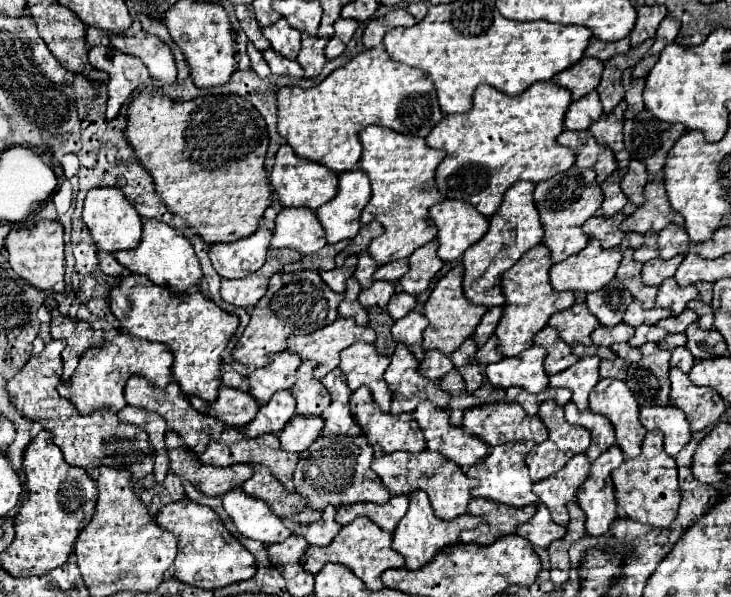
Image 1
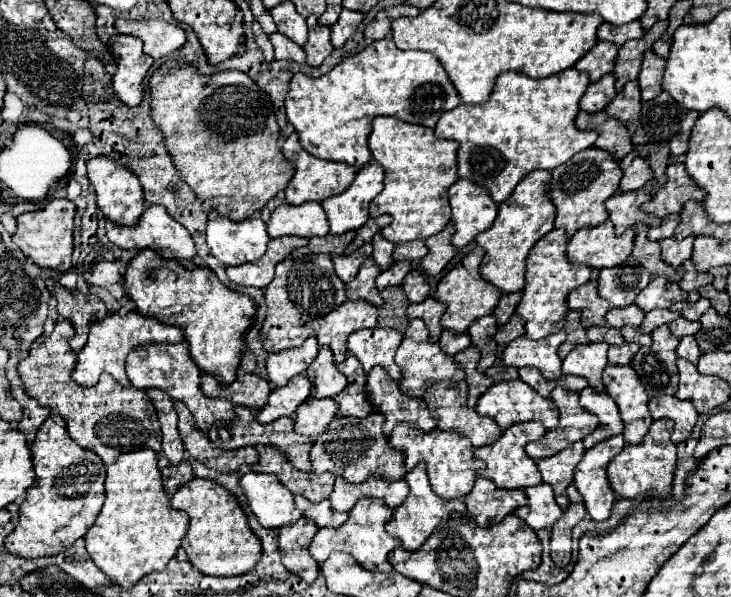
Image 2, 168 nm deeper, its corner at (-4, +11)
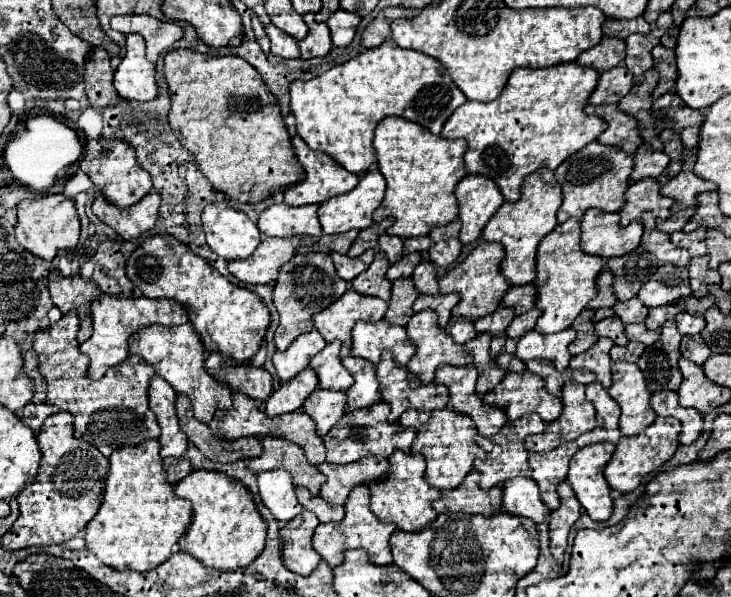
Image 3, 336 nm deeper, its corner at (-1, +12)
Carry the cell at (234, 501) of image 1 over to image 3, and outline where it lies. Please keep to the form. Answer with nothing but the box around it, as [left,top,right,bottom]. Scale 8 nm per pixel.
[257,470,303,524]

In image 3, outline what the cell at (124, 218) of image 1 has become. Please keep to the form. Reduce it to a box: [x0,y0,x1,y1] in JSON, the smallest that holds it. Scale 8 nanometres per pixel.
[79,138,151,208]

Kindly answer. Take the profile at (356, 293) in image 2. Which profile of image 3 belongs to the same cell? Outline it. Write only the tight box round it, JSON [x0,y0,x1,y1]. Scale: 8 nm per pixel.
[351,252,391,300]

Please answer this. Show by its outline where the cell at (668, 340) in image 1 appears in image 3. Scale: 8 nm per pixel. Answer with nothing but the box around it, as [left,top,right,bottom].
[675,312,705,336]

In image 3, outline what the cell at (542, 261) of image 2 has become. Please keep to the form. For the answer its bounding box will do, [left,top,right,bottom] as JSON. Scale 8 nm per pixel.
[533,220,603,334]

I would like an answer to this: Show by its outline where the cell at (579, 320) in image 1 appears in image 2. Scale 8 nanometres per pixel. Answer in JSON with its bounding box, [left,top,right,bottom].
[568,281,610,329]

